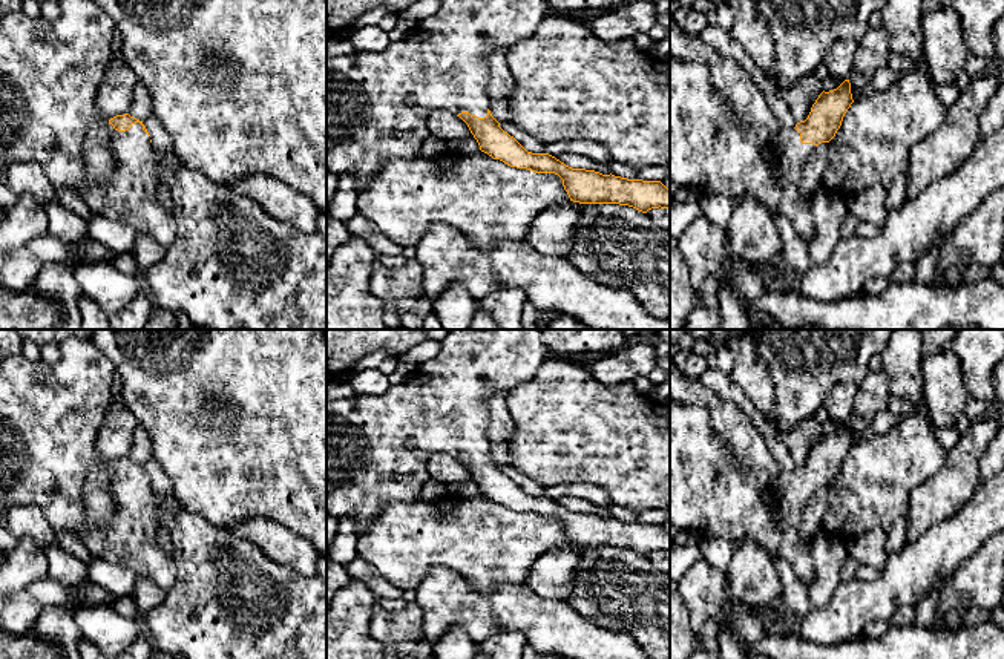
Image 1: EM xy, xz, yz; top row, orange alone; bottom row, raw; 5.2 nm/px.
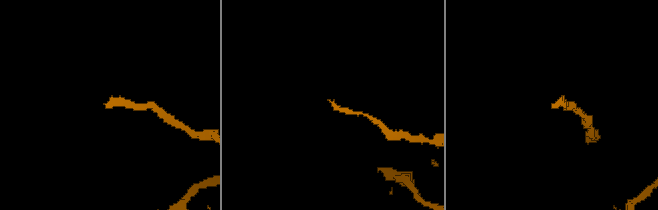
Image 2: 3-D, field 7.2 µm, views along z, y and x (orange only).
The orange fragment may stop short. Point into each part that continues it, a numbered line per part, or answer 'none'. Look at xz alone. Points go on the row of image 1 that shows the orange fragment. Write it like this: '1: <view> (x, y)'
1: xz (377, 103)

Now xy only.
1: xy (49, 69)

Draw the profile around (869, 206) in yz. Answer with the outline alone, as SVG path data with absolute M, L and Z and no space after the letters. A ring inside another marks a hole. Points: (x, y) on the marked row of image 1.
M875 185L861 193L843 198L848 215L857 216L860 221L880 227L889 215L886 207L886 187Z

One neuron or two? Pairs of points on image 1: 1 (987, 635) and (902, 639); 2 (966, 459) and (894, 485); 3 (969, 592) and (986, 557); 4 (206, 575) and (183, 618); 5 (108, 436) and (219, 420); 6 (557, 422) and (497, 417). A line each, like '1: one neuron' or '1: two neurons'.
1: one neuron
2: two neurons
3: one neuron
4: one neuron
5: two neurons
6: two neurons

